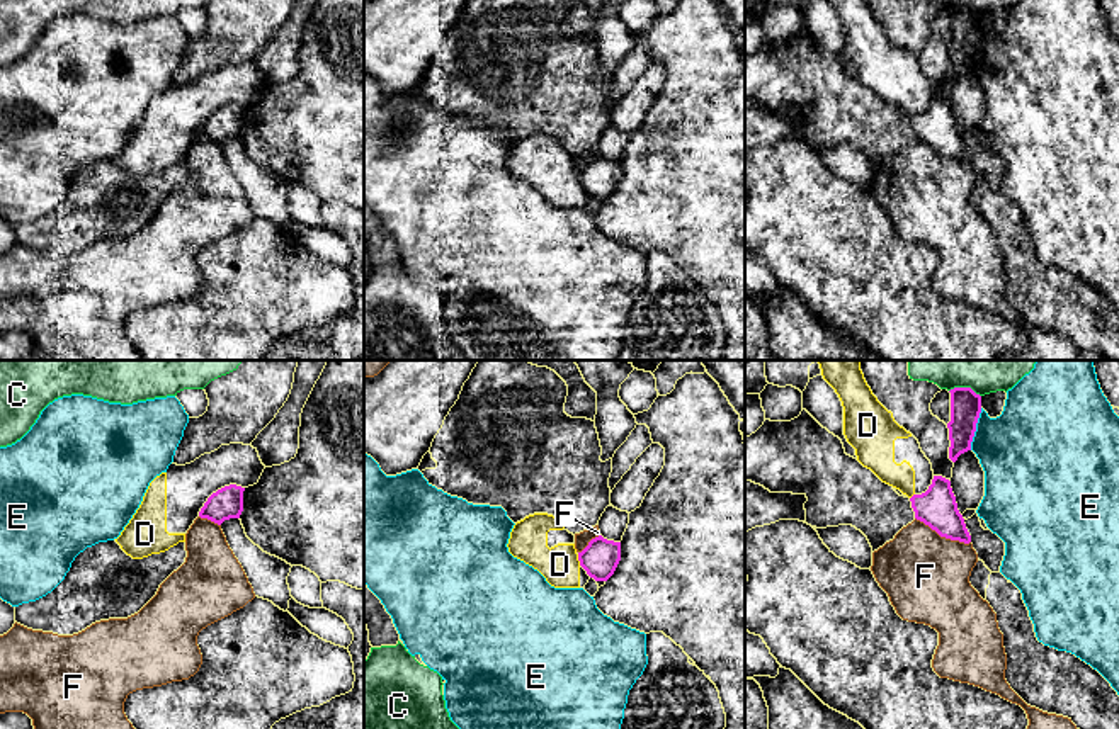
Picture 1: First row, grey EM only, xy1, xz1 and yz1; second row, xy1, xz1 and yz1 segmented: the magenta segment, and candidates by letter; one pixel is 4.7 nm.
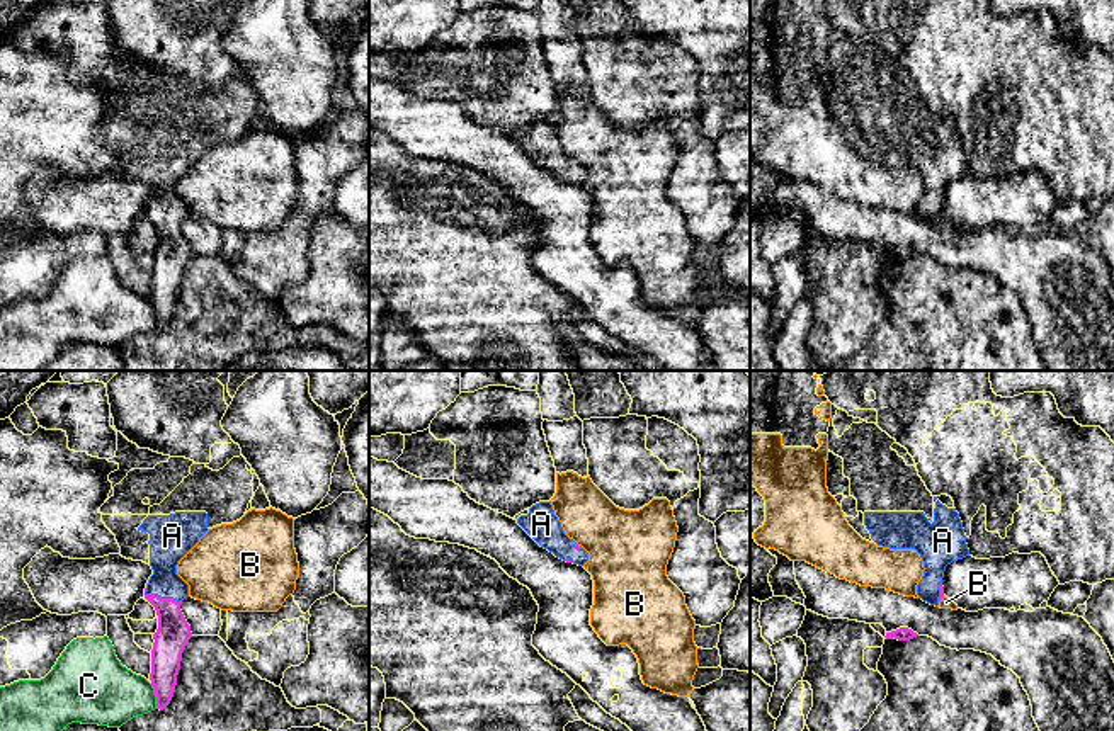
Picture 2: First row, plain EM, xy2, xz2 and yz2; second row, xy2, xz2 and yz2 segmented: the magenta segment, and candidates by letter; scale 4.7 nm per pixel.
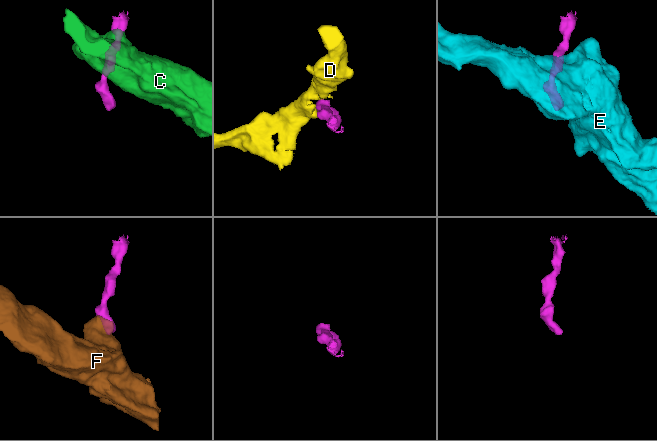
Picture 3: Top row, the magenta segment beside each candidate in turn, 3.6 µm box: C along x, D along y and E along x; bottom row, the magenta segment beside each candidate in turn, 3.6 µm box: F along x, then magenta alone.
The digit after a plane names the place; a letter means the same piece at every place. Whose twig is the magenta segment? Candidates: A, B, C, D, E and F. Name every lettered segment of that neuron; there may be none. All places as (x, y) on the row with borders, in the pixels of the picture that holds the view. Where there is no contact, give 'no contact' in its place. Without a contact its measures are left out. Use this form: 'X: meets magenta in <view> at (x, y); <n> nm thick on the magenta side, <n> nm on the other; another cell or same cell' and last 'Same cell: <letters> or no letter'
A: meets magenta in xy2 at (160, 597); 160 nm thick on the magenta side, 180 nm on the other; same cell
B: meets magenta in yz2 at (943, 597); 20 nm thick on the magenta side, 50 nm on the other; another cell
C: meets magenta in yz1 at (965, 388); 140 nm thick on the magenta side, 300 nm on the other; another cell
D: meets magenta in xz1 at (579, 559); 170 nm thick on the magenta side, 180 nm on the other; another cell
E: meets magenta in yz1 at (975, 429); 140 nm thick on the magenta side, 400 nm on the other; another cell
F: meets magenta in yz1 at (942, 536); 190 nm thick on the magenta side, 400 nm on the other; another cell
Same cell: A

